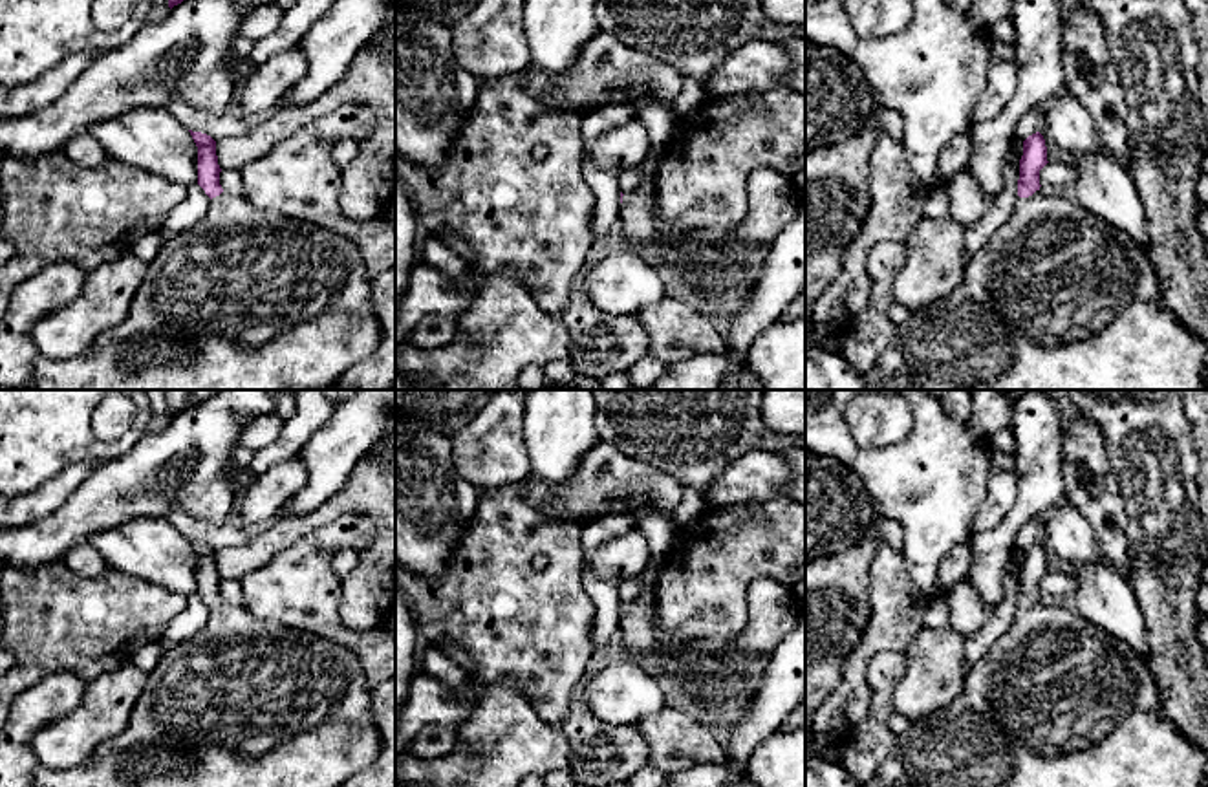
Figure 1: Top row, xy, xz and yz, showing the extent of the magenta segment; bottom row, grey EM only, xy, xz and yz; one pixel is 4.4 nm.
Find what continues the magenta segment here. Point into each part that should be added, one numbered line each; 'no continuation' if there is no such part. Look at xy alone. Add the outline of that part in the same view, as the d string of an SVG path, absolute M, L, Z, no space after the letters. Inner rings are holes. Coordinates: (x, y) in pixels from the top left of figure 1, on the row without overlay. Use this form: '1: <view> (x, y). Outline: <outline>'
1: xy (244, 701). Outline: M221 602L198 633L165 646L121 734L70 769L37 765L31 787L340 787L370 767L379 750L372 688L355 653Z

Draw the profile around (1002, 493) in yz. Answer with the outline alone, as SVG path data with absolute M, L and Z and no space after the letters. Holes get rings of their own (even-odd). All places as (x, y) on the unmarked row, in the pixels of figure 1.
M990 443L988 461L988 492L972 518L972 533L996 527L1018 498L1016 458Z

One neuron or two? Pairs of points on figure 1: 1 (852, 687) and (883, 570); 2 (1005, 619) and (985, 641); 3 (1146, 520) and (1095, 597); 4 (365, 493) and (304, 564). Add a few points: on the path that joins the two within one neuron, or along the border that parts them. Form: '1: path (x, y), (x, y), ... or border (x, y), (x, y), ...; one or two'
1: path (859, 657), (884, 630), (884, 599); one
2: path (1000, 625), (989, 636); one
3: border (1124, 577), (1144, 615); two
4: border (374, 526), (363, 517), (341, 515), (308, 535); two

